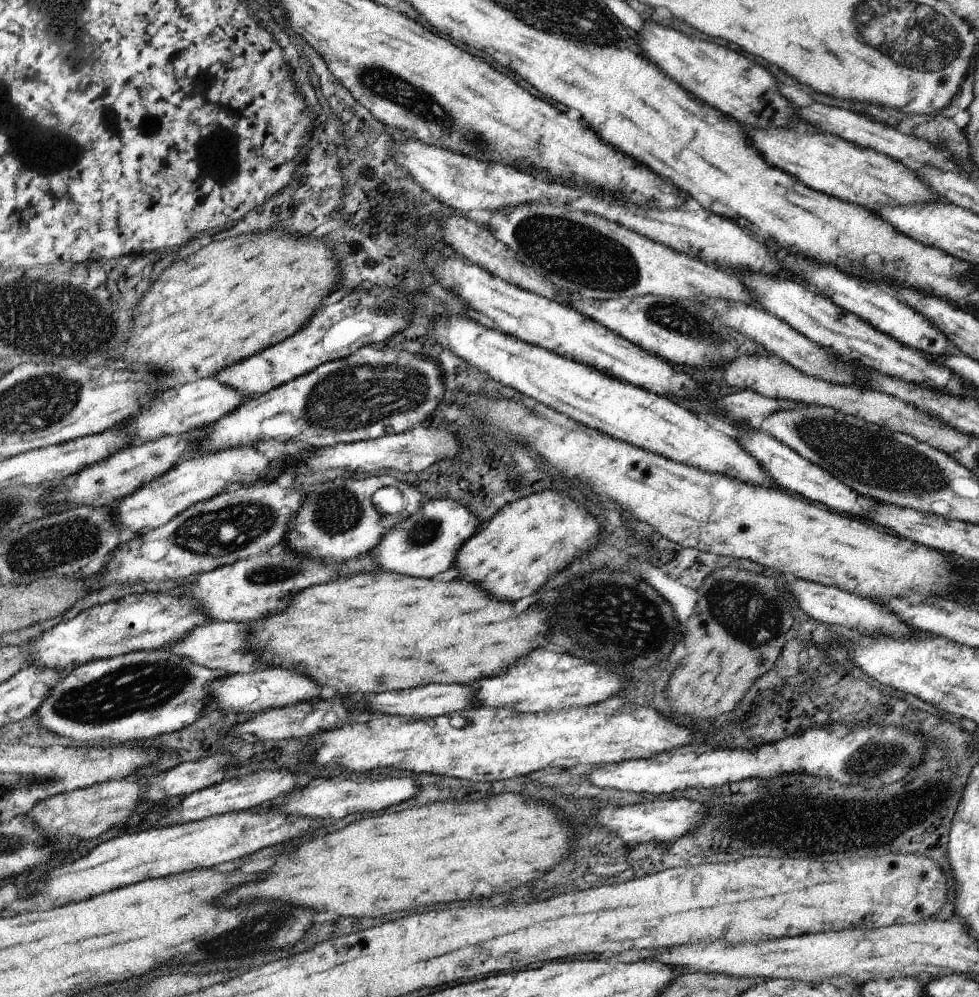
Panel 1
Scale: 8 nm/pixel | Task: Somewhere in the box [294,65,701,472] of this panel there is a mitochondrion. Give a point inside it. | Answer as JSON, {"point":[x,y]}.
{"point":[583,255]}

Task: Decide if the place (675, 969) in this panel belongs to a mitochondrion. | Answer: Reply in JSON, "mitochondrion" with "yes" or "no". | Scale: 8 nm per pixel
{"mitochondrion":"no"}

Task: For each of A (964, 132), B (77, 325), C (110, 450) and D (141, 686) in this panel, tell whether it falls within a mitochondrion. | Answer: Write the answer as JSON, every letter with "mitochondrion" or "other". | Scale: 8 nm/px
{"A":"other","B":"mitochondrion","C":"other","D":"mitochondrion"}

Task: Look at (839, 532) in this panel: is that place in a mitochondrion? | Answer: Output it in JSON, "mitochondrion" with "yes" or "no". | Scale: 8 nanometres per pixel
{"mitochondrion":"no"}

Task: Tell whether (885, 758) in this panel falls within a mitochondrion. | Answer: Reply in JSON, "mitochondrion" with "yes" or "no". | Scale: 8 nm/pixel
{"mitochondrion":"yes"}

